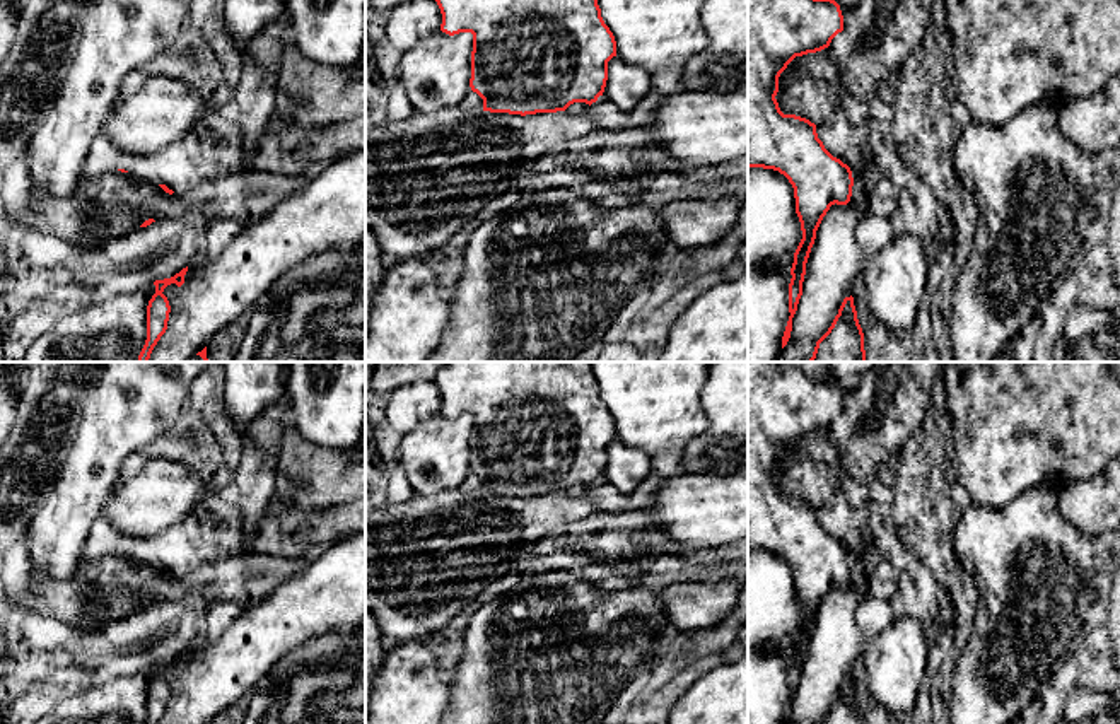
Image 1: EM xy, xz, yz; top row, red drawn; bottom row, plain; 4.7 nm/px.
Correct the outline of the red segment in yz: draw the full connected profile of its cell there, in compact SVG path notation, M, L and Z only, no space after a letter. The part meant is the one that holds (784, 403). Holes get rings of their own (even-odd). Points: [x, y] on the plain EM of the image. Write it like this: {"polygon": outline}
{"polygon": "M748 362L748 550L773 552L794 570L796 596L802 622L794 635L789 666L789 704L782 724L789 724L792 700L802 678L806 645L816 613L831 587L847 587L852 579L852 553L833 540L818 521L816 507L796 497L784 497L775 482L779 459L787 447L808 435L830 429L843 413L840 388L831 381L814 381L792 364Z"}

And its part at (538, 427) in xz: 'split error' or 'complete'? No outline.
complete

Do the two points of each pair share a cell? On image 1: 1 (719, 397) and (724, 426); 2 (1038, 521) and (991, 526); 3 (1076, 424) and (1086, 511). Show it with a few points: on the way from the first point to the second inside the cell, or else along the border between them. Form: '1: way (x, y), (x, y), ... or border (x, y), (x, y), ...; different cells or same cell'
1: way (724, 403), (724, 419); same cell
2: way (1026, 526), (1003, 526); same cell
3: border (1102, 470), (1084, 478), (1064, 482), (1057, 489); different cells

